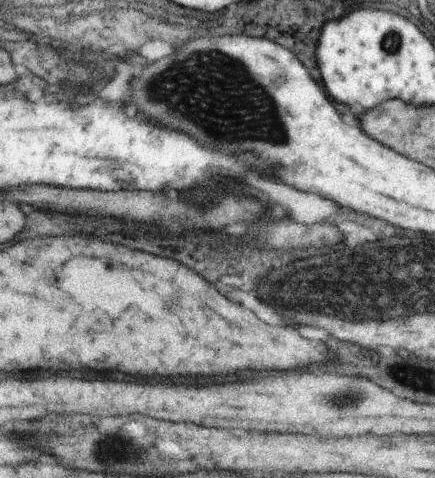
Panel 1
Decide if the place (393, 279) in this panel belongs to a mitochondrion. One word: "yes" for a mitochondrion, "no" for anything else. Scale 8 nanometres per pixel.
yes

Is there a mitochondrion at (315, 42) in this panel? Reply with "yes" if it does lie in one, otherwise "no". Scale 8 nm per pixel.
no

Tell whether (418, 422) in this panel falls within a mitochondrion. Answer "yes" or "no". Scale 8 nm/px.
no

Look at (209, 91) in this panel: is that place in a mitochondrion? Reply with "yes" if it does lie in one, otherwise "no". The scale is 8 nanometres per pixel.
yes

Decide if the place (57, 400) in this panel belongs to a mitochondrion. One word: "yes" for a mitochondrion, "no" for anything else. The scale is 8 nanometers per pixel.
no

